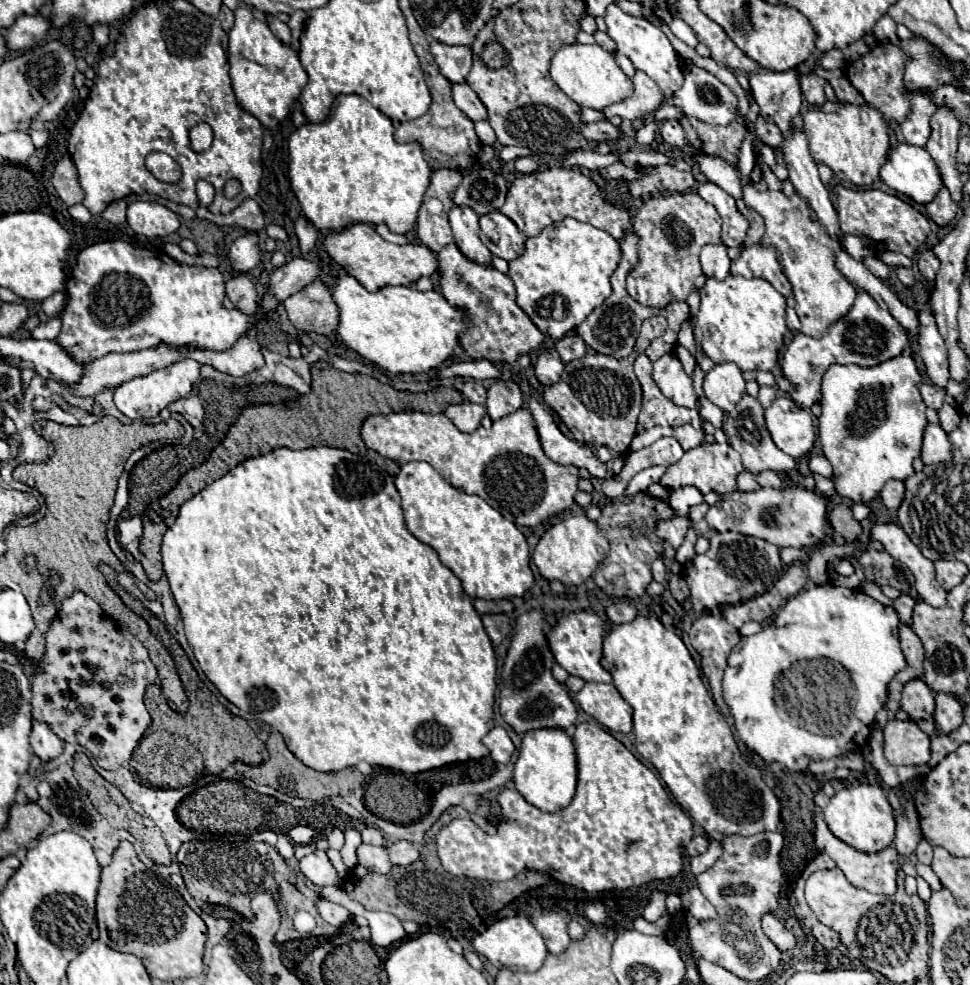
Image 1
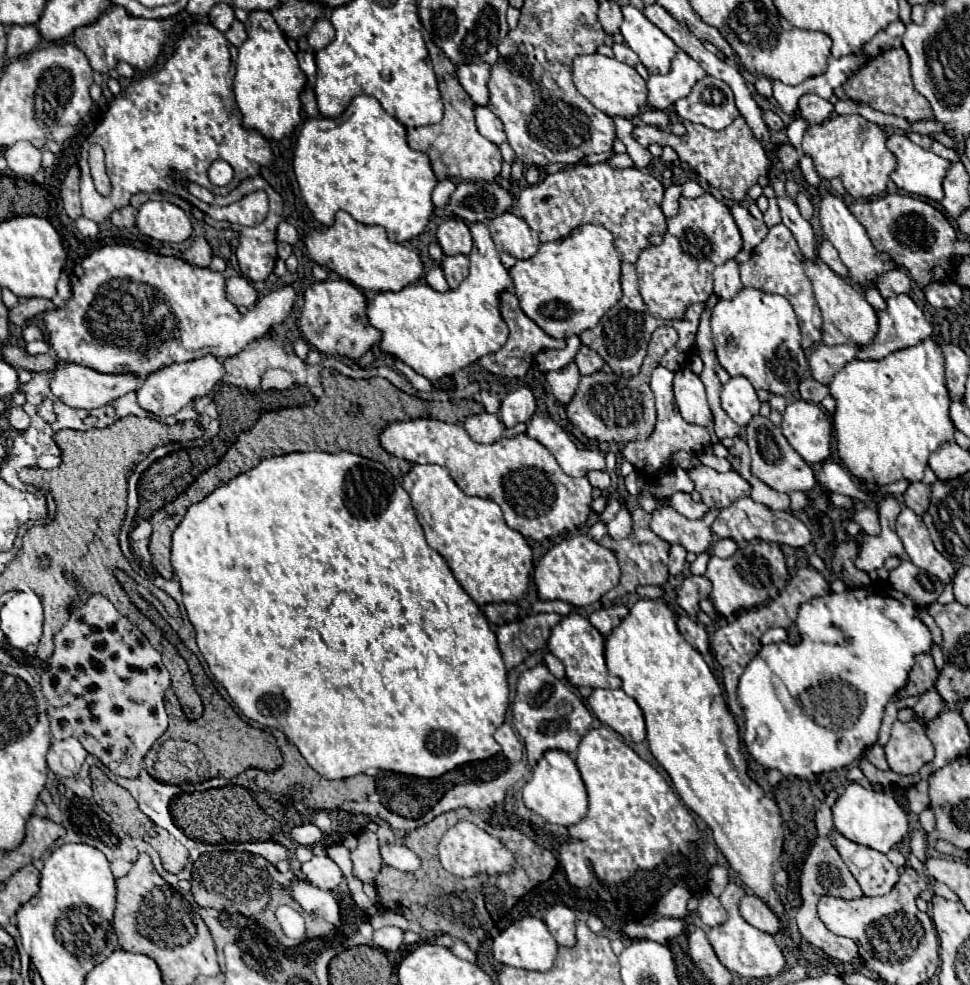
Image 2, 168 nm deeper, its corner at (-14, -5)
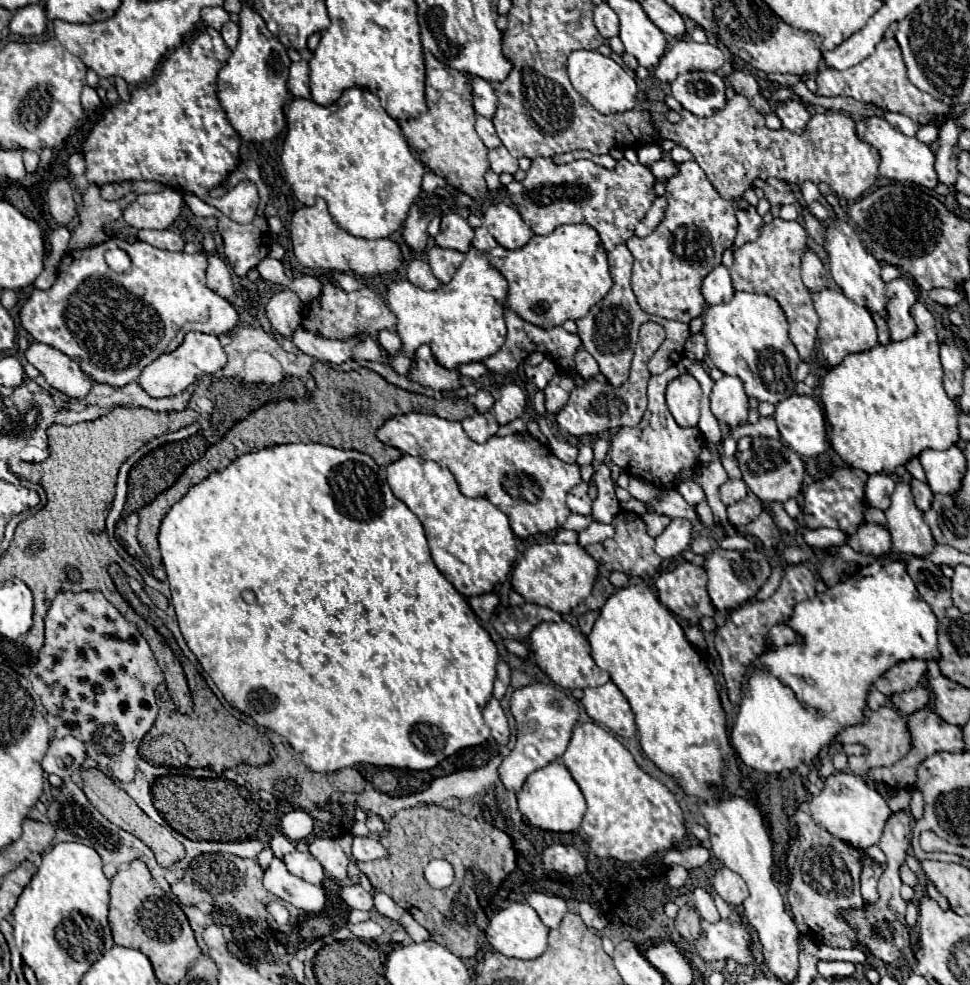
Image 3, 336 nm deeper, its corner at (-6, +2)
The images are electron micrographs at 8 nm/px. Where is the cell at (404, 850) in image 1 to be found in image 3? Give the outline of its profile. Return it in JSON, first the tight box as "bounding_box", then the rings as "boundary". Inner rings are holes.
{"bounding_box":[352,835,386,861],"boundary":[[[368,835],[368,837],[354,837],[352,855],[354,855],[356,861],[374,861],[374,859],[386,857],[386,849],[372,835]]]}

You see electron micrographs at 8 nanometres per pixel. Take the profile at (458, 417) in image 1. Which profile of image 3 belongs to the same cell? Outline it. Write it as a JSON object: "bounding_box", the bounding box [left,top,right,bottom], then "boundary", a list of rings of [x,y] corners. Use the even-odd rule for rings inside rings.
{"bounding_box":[462,411,500,443],"boundary":[[[488,411],[488,413],[476,413],[476,415],[468,417],[468,419],[464,419],[464,421],[462,421],[462,427],[464,427],[466,435],[468,435],[472,441],[476,441],[476,443],[486,443],[492,435],[496,435],[496,431],[498,431],[500,425],[496,423],[494,413]]]}

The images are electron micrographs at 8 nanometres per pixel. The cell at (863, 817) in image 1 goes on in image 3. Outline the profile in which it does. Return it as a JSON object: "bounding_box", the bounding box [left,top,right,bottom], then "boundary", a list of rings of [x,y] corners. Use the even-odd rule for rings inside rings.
{"bounding_box":[810,771,892,851],"boundary":[[[836,771],[824,779],[824,789],[816,797],[812,797],[810,813],[816,825],[826,829],[834,837],[842,839],[844,843],[864,851],[870,845],[876,845],[880,841],[882,829],[892,811],[882,799],[882,795],[870,789],[860,775],[854,775],[848,771]]]}

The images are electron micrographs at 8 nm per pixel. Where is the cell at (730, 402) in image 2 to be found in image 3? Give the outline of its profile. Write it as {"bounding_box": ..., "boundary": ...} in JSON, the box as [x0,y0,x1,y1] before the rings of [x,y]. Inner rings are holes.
{"bounding_box":[710,375,748,429],"boundary":[[[724,375],[720,381],[716,381],[710,393],[710,411],[730,429],[746,423],[748,397],[744,393],[744,383],[730,375]]]}

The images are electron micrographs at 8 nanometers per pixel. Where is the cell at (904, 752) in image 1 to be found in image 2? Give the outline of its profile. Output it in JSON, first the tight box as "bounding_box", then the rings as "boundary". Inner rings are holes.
{"bounding_box":[884,720,934,774],"boundary":[[[896,720],[892,724],[892,736],[884,750],[890,770],[894,770],[896,774],[916,774],[934,758],[934,746],[926,736],[924,726],[916,720]]]}

